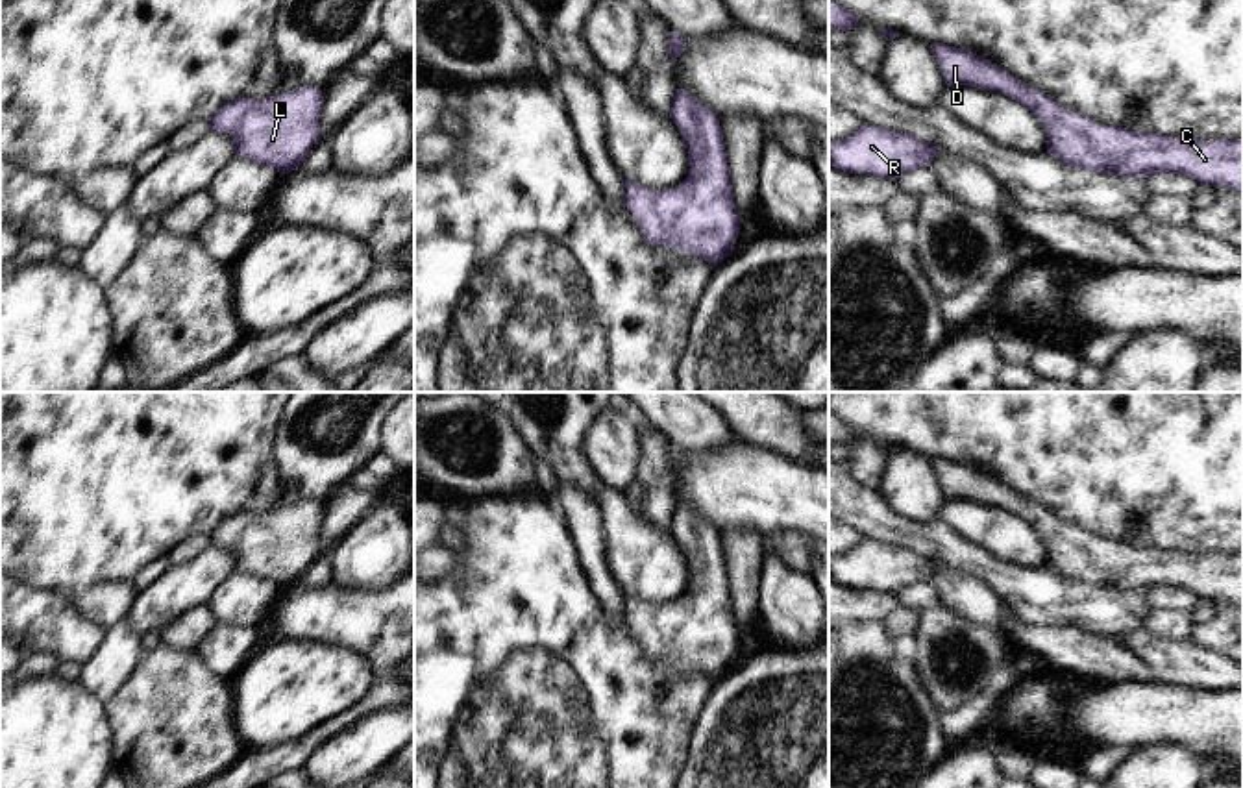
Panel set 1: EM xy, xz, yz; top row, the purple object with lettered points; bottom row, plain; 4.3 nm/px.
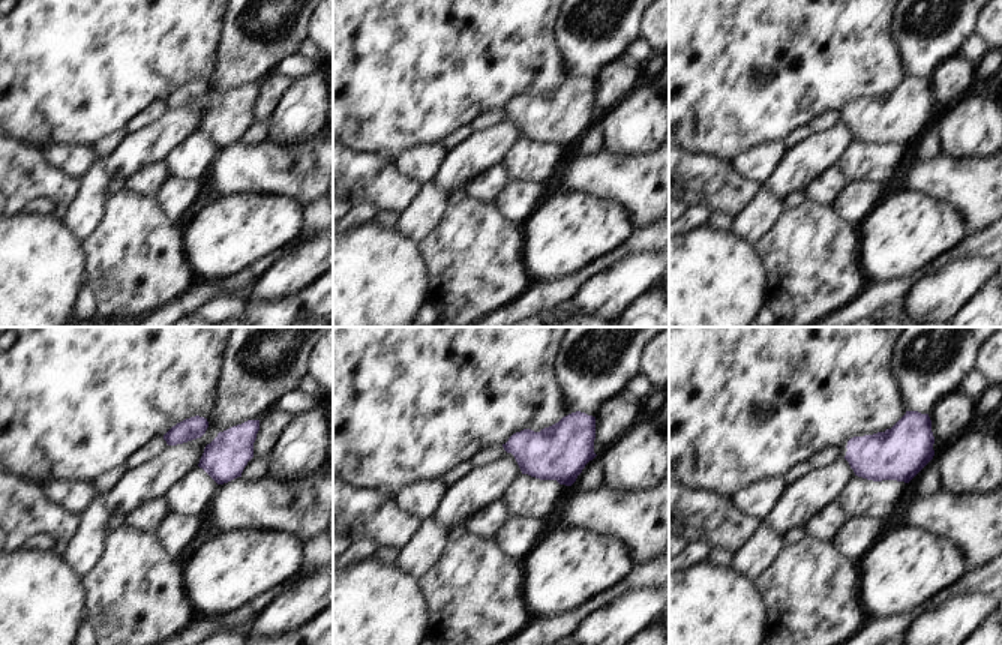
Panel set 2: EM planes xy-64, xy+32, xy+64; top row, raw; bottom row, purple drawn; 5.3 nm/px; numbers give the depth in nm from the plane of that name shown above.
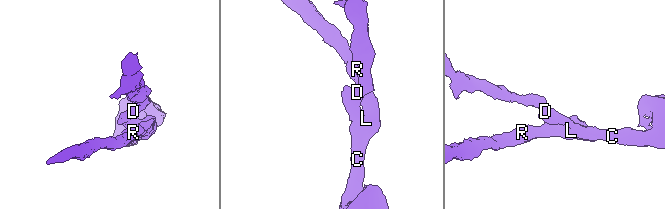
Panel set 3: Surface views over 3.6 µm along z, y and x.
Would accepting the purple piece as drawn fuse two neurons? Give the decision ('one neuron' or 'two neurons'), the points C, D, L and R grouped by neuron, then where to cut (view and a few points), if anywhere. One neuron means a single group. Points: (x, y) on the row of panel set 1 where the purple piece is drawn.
one neuron | C D L R | no cut

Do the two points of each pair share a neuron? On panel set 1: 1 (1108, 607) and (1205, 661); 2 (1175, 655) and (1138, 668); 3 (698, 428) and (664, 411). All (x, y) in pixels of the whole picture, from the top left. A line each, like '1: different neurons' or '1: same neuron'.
1: different neurons
2: different neurons
3: same neuron

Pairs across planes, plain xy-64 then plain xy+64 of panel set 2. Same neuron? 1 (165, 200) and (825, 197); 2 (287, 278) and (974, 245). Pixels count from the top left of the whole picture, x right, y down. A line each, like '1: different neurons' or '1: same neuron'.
1: different neurons
2: different neurons

